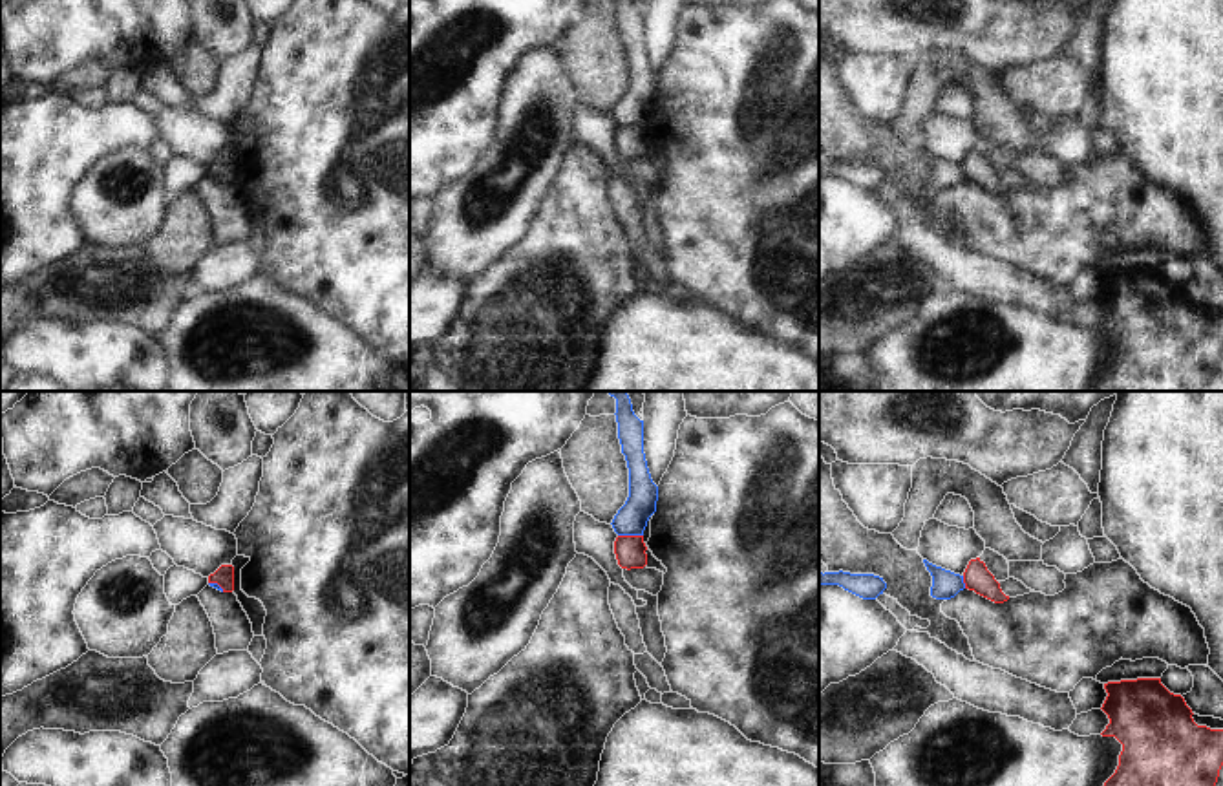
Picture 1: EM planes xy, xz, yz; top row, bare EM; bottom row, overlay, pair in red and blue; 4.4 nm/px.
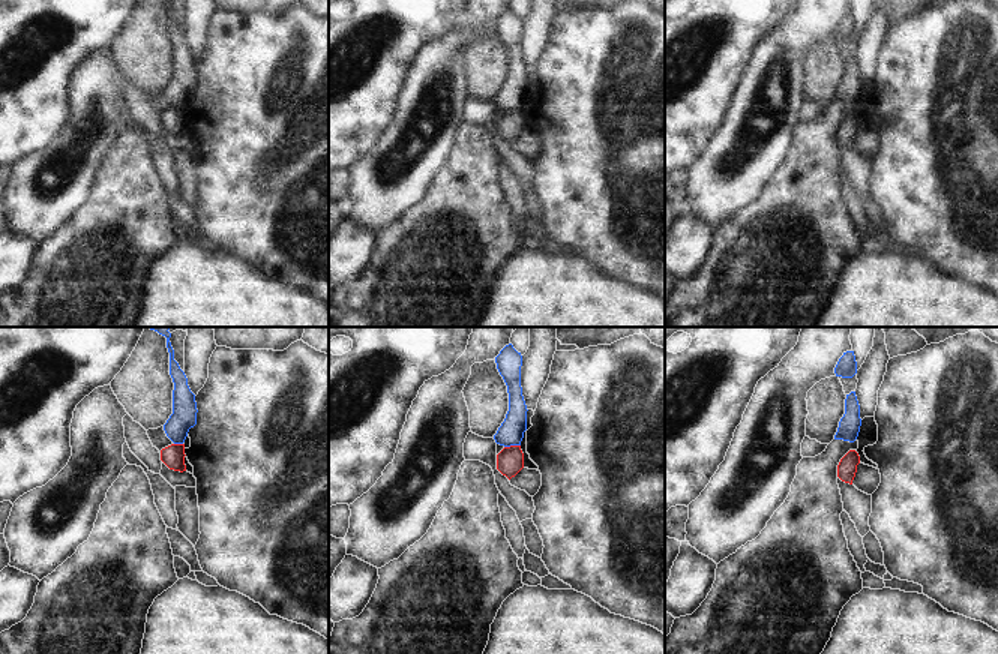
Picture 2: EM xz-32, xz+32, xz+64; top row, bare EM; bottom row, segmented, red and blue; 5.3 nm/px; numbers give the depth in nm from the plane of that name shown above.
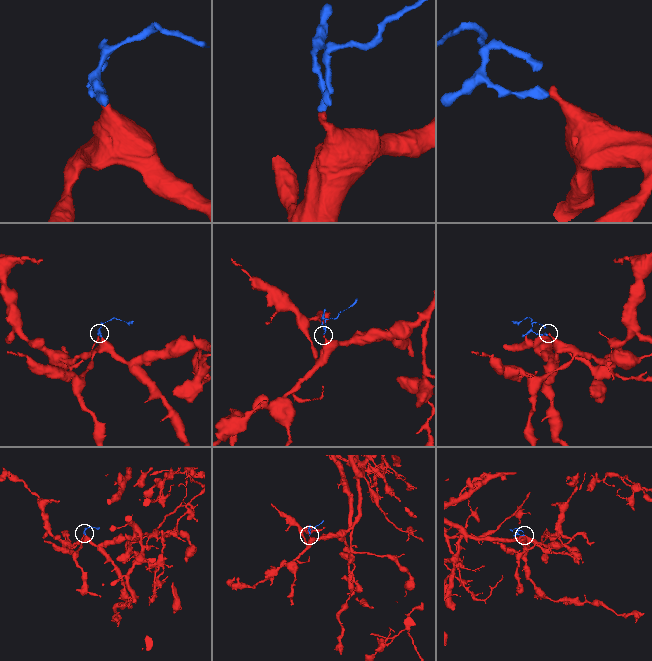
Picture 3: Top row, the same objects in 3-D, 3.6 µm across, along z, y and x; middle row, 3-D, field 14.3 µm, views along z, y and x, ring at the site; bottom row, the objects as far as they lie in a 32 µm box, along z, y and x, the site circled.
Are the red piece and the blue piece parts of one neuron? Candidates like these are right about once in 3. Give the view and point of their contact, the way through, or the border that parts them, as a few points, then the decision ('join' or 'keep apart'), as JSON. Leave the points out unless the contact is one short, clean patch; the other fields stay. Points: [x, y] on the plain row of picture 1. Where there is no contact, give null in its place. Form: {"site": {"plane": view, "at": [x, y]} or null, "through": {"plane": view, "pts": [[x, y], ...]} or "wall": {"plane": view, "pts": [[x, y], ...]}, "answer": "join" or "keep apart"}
{"site": {"plane": "xz", "at": [631, 127]}, "answer": "keep apart"}

